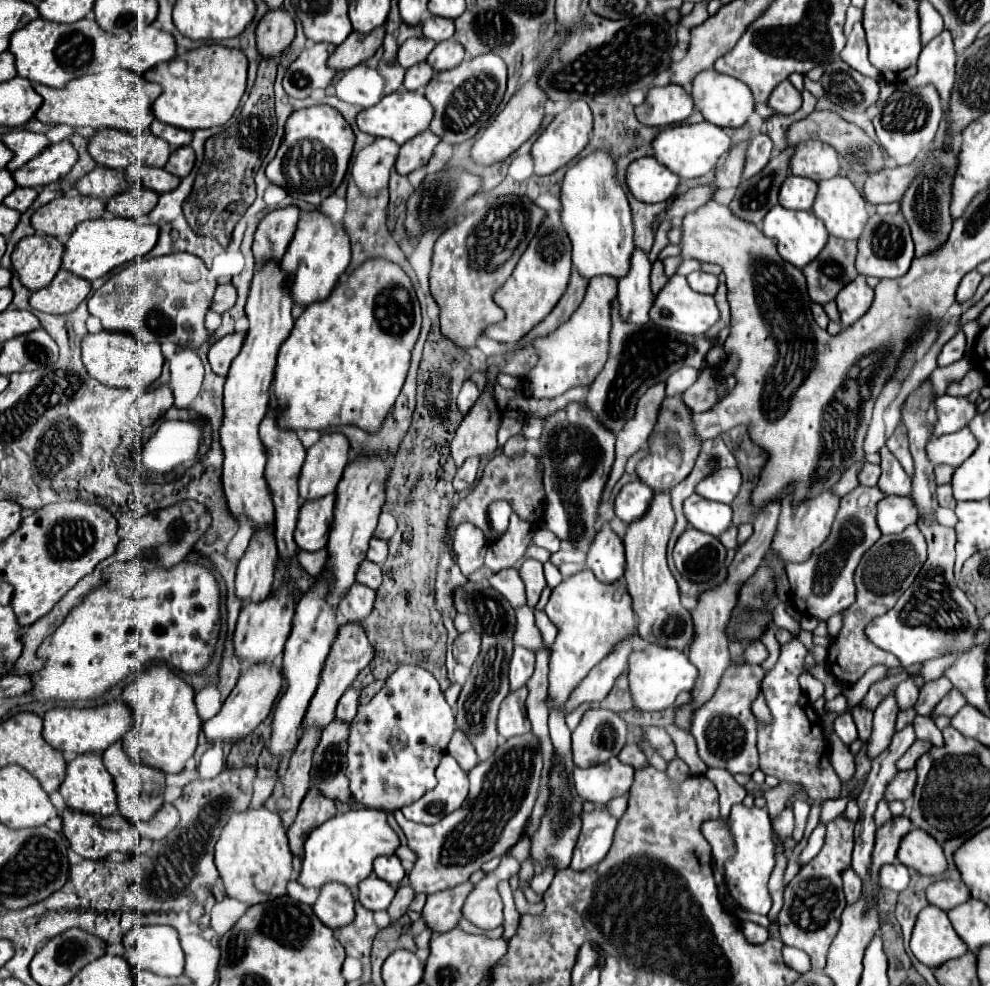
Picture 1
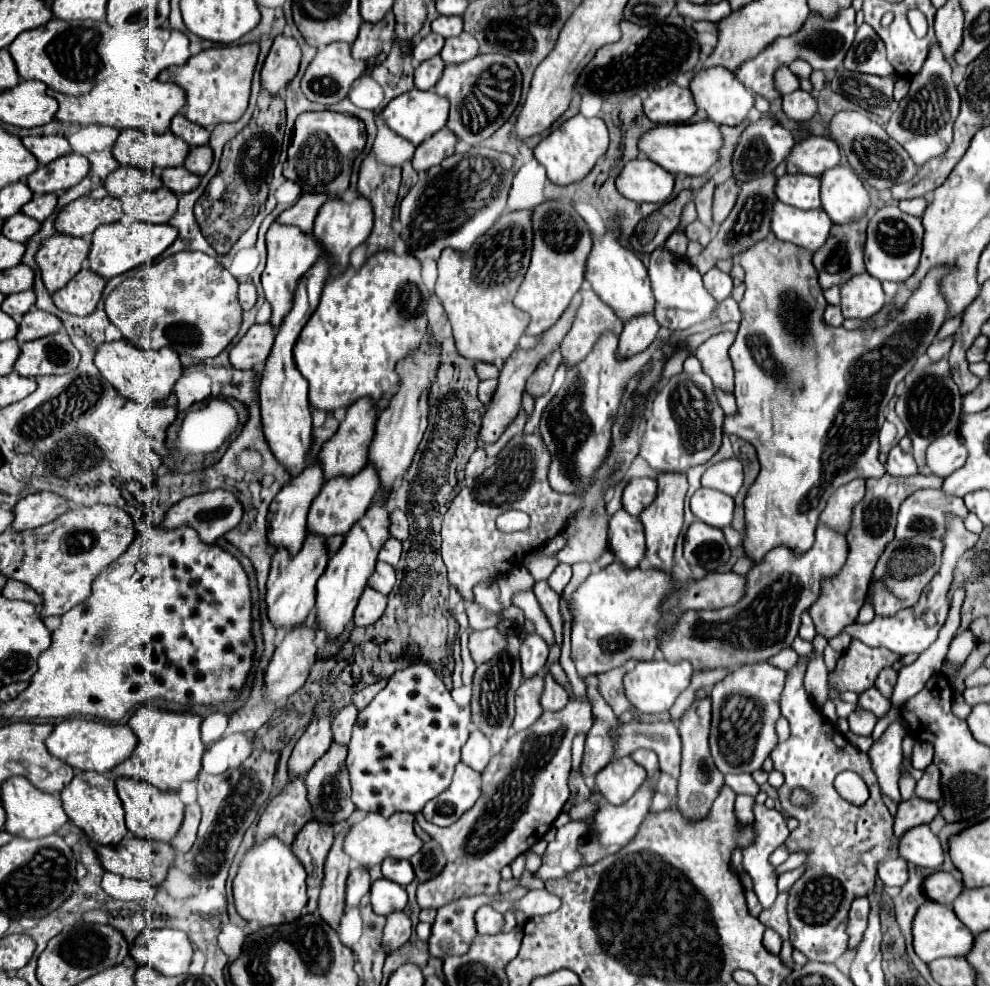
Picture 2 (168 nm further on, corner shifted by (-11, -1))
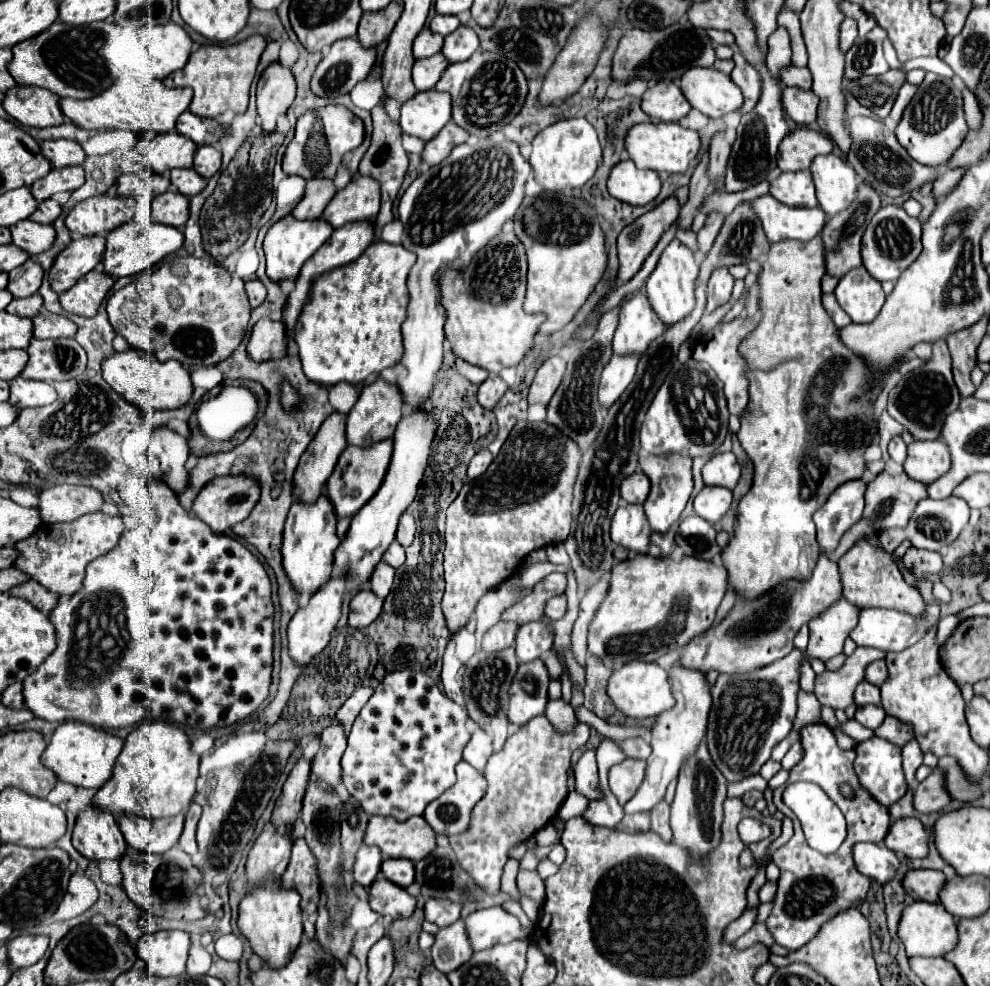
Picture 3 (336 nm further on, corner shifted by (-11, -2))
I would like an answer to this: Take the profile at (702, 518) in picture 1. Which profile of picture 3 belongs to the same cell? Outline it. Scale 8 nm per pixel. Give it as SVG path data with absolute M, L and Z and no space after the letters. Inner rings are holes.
M704 487L694 497L694 511L708 523L716 523L722 519L722 515L728 511L732 503L732 491L724 487Z

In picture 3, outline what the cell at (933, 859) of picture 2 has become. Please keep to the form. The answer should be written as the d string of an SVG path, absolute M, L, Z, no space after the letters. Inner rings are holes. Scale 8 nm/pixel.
M902 817L892 821L884 845L908 859L922 859L928 855L928 833L916 817Z

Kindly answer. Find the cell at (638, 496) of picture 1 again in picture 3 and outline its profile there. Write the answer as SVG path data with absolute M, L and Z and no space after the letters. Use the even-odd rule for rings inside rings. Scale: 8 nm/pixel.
M636 471L628 475L620 485L620 497L626 503L644 503L650 493L650 479L644 471Z

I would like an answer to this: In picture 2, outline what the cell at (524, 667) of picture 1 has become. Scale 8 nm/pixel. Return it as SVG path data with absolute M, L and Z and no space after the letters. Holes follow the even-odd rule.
M528 634L520 646L520 660L524 678L542 674L548 660L548 644L538 634Z

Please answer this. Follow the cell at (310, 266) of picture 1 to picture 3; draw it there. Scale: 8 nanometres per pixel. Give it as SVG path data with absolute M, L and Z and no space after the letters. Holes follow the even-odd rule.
M360 175L352 179L344 189L340 189L334 199L324 209L324 219L332 227L342 227L350 221L374 219L380 209L380 185L376 179Z

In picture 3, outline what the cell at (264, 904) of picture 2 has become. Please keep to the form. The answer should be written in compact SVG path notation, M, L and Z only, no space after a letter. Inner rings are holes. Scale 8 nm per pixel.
M270 879L268 885L250 889L250 893L240 903L238 929L250 941L252 951L268 963L268 967L284 967L288 959L292 959L292 951L302 941L302 911L300 911L300 895L294 889L274 887L280 879Z

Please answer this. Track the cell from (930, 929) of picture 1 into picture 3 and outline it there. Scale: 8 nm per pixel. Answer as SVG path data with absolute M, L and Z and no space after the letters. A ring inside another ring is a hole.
M914 901L904 909L904 915L898 923L898 937L906 947L906 955L922 955L922 957L942 957L944 953L952 951L958 943L958 931L956 931L958 919L954 915L948 915L940 903L924 903Z

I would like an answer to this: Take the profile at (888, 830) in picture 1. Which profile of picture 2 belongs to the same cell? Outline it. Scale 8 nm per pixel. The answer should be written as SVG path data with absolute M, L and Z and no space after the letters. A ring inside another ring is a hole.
M922 798L900 802L898 812L894 816L894 836L900 838L910 828L916 828L920 824L930 824L936 814L938 814L936 802L926 802Z

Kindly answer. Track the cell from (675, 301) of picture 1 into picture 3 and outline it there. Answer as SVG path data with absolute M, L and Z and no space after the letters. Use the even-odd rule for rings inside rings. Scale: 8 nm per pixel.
M672 239L670 245L664 249L656 269L646 281L648 303L654 309L654 313L662 319L664 325L678 323L680 319L690 315L690 311L694 309L694 279L696 277L698 277L698 261L694 253L688 247L684 247L678 239Z

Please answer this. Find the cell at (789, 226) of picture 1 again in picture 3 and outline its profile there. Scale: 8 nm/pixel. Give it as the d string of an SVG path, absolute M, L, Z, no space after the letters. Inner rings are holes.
M770 193L756 197L752 201L752 211L762 223L762 229L770 243L784 239L810 241L814 239L826 223L826 215L820 207L816 209L796 209L778 203Z

